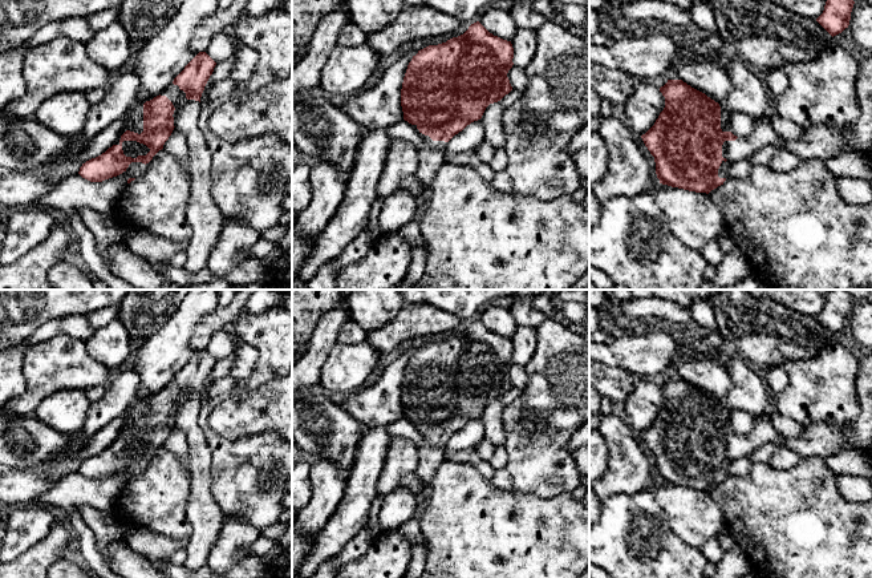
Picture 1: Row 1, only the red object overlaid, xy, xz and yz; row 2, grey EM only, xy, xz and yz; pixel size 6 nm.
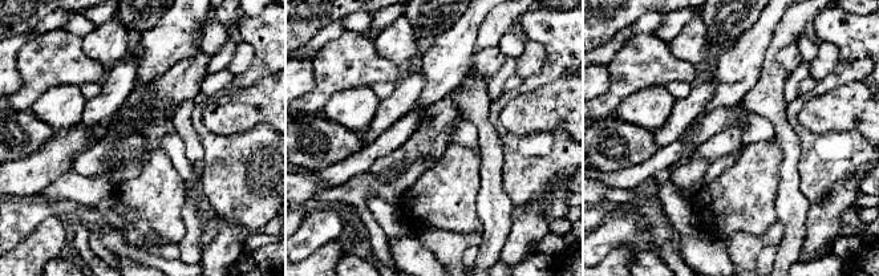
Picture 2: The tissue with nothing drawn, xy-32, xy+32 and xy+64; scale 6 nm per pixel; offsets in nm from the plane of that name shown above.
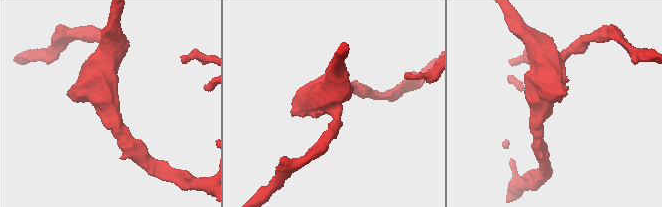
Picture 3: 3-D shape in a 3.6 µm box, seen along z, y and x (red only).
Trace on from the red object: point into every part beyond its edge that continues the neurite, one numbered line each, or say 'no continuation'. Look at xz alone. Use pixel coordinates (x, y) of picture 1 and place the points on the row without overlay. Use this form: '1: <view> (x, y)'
1: xz (430, 455)

